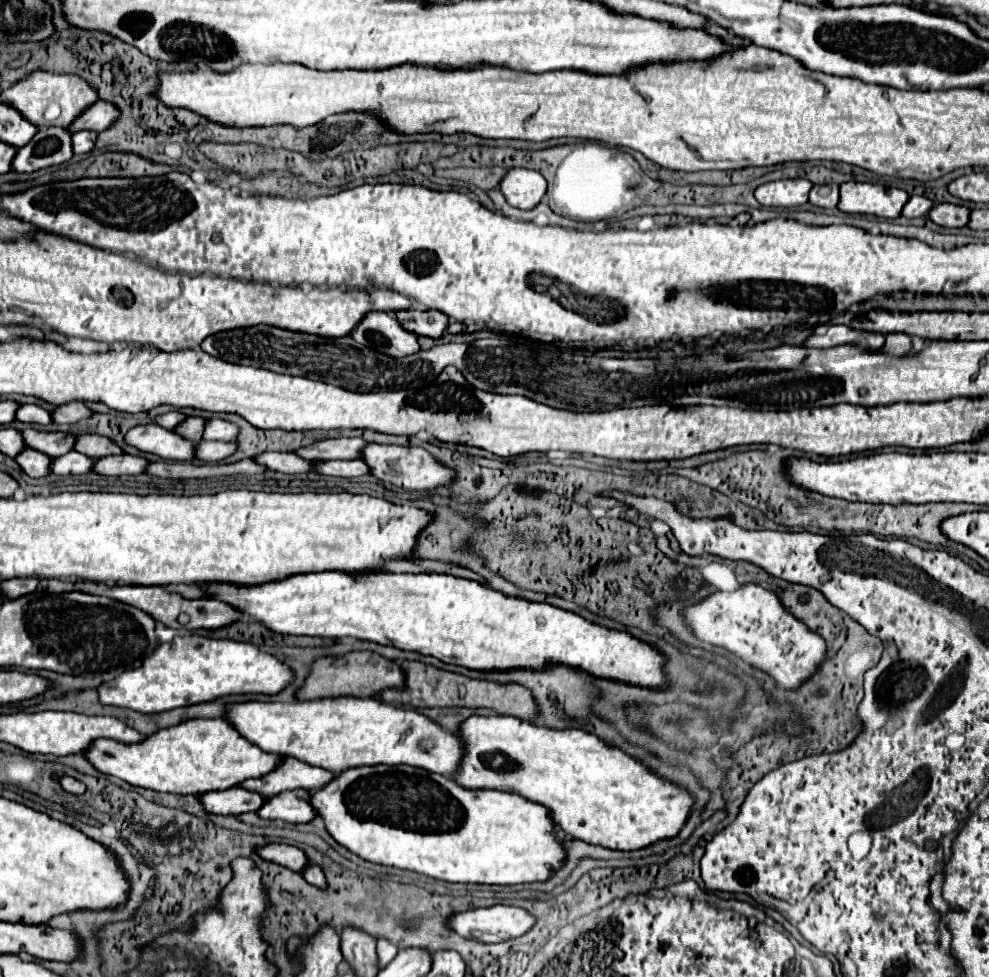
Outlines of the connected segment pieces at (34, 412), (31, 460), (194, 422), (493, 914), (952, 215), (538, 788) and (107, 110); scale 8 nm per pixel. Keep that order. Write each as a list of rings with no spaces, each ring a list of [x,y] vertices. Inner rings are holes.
[[[25,404],[25,406],[19,406],[17,412],[15,412],[15,420],[19,422],[27,422],[27,424],[51,424],[51,416],[47,410],[43,410],[41,406],[35,406],[35,404]]]
[[[31,448],[21,450],[19,456],[15,456],[15,462],[23,468],[23,472],[31,478],[43,478],[49,474],[49,456],[43,456],[41,452],[35,452]]]
[[[185,418],[177,428],[175,428],[175,432],[179,434],[179,436],[183,436],[185,440],[193,440],[193,442],[197,442],[201,436],[203,436],[203,424],[205,424],[205,420],[203,418]]]
[[[491,906],[455,914],[451,916],[449,926],[463,938],[505,942],[527,934],[535,926],[535,916],[517,906]]]
[[[935,204],[929,212],[929,218],[945,228],[961,228],[969,222],[969,208],[957,204]]]
[[[471,716],[461,724],[465,758],[455,782],[471,790],[501,790],[519,794],[547,806],[551,818],[565,834],[611,850],[641,850],[659,840],[675,838],[691,816],[695,798],[677,782],[657,776],[641,760],[585,730],[551,730],[513,716]]]
[[[95,102],[89,108],[85,108],[67,128],[71,134],[81,132],[81,130],[93,130],[93,132],[103,132],[107,126],[111,126],[115,122],[115,116],[119,116],[119,112],[115,112],[113,104],[103,104],[103,102]]]

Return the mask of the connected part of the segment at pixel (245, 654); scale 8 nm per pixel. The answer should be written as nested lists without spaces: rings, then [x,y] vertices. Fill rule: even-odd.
[[[191,634],[187,638],[175,638],[175,644],[159,644],[159,648],[145,660],[145,664],[141,664],[131,672],[123,672],[123,676],[99,686],[97,692],[103,704],[129,708],[143,714],[159,714],[165,710],[203,704],[203,702],[211,702],[233,694],[275,696],[291,682],[293,682],[293,670],[285,662],[277,660],[275,656],[261,652],[253,644],[235,642],[235,640],[211,640],[211,638],[201,638],[197,634]]]

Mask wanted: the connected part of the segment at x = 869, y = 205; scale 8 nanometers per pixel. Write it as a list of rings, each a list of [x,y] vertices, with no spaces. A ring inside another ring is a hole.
[[[845,182],[841,184],[839,210],[847,214],[871,214],[879,218],[897,218],[909,194],[901,188]]]

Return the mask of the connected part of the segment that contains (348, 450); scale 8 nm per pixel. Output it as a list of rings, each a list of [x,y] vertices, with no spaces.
[[[333,438],[319,440],[305,448],[295,450],[305,460],[355,460],[367,442],[359,438]]]

